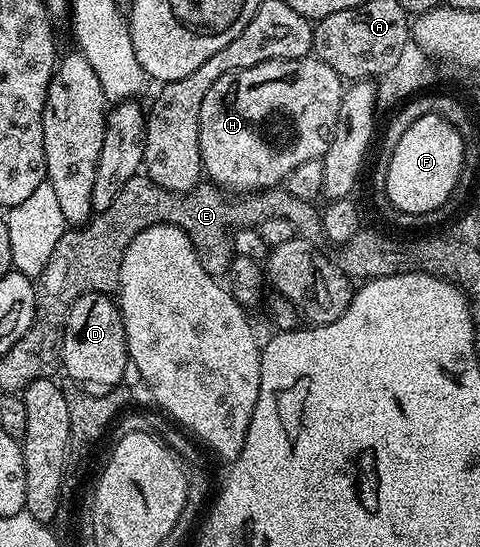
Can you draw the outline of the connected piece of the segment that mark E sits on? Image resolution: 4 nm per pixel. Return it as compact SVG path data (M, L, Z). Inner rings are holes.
M201 181L186 193L172 192L170 197L162 197L158 205L162 205L162 217L158 217L158 225L174 225L184 230L198 253L205 273L219 279L229 274L236 255L233 231L255 229L269 219L278 218L292 223L295 234L307 244L320 245L327 240L321 223L321 212L316 209L318 207L311 201L297 198L281 186L230 196L214 182Z

